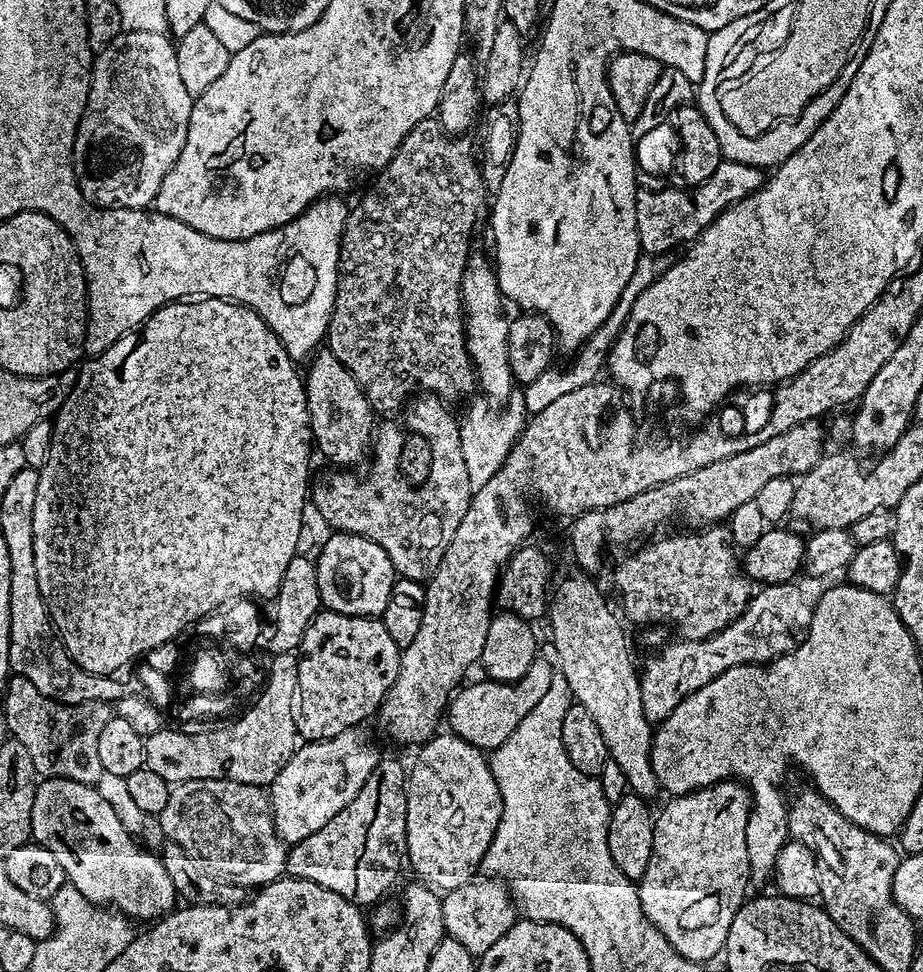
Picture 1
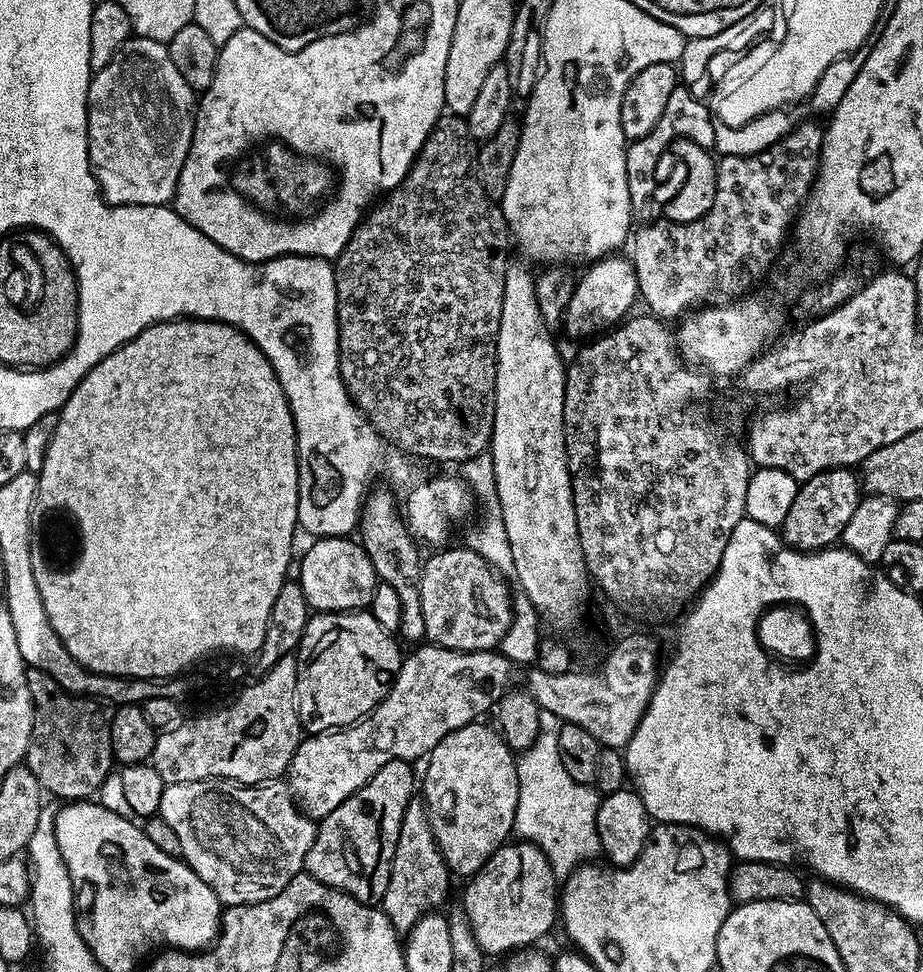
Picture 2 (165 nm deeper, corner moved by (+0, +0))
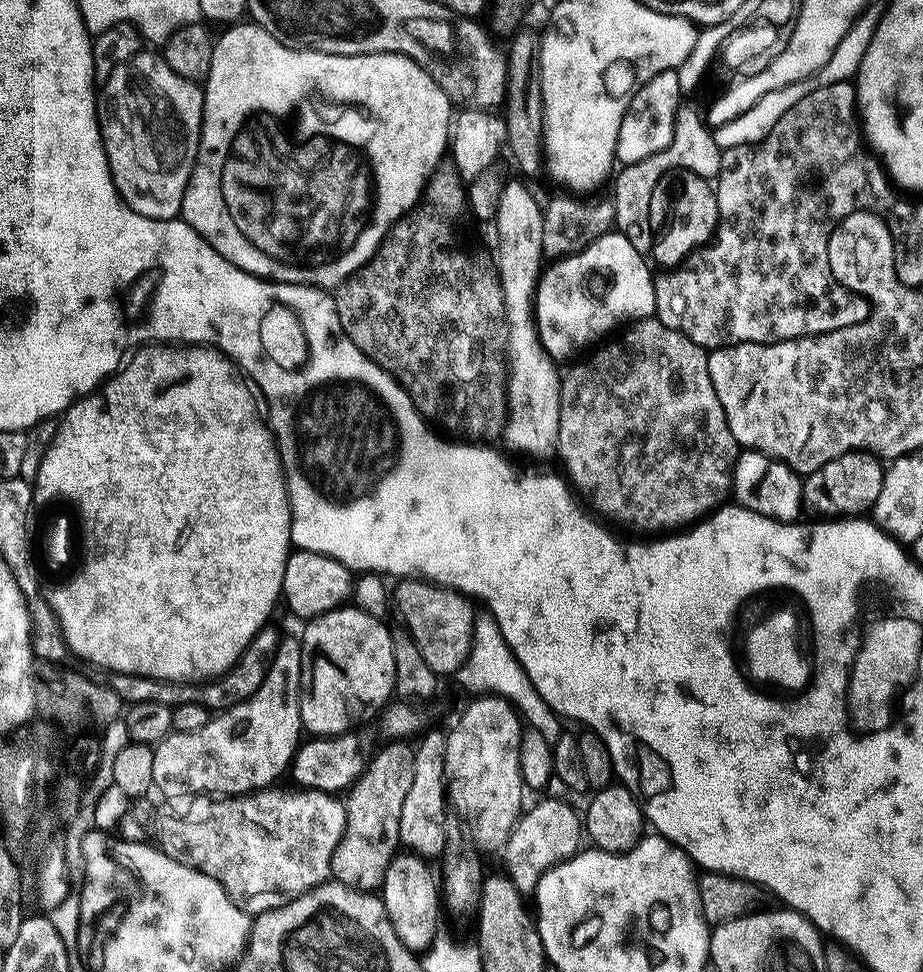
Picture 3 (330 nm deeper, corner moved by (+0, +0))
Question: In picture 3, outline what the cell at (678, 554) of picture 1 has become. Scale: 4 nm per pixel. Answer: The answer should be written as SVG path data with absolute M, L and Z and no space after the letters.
M655 318L635 321L621 332L624 333L621 334L620 340L609 339L604 342L609 342L609 344L601 343L595 349L597 352L593 356L585 355L580 358L585 358L585 360L577 359L575 361L577 364L568 373L565 371L561 375L560 417L558 418L556 452L558 457L560 456L561 462L564 463L565 470L568 471L568 476L566 475L567 483L571 485L575 495L589 509L591 509L590 507L593 508L593 510L591 509L593 513L598 512L600 515L616 522L626 524L636 522L642 526L651 525L656 530L668 526L674 528L672 530L684 530L717 511L727 501L724 500L727 496L729 499L732 492L732 470L736 467L738 445L734 434L730 434L730 426L726 422L722 402L718 402L714 382L710 382L708 352L705 349L694 343L690 338L683 336L678 330L670 330L670 326L666 326Z

